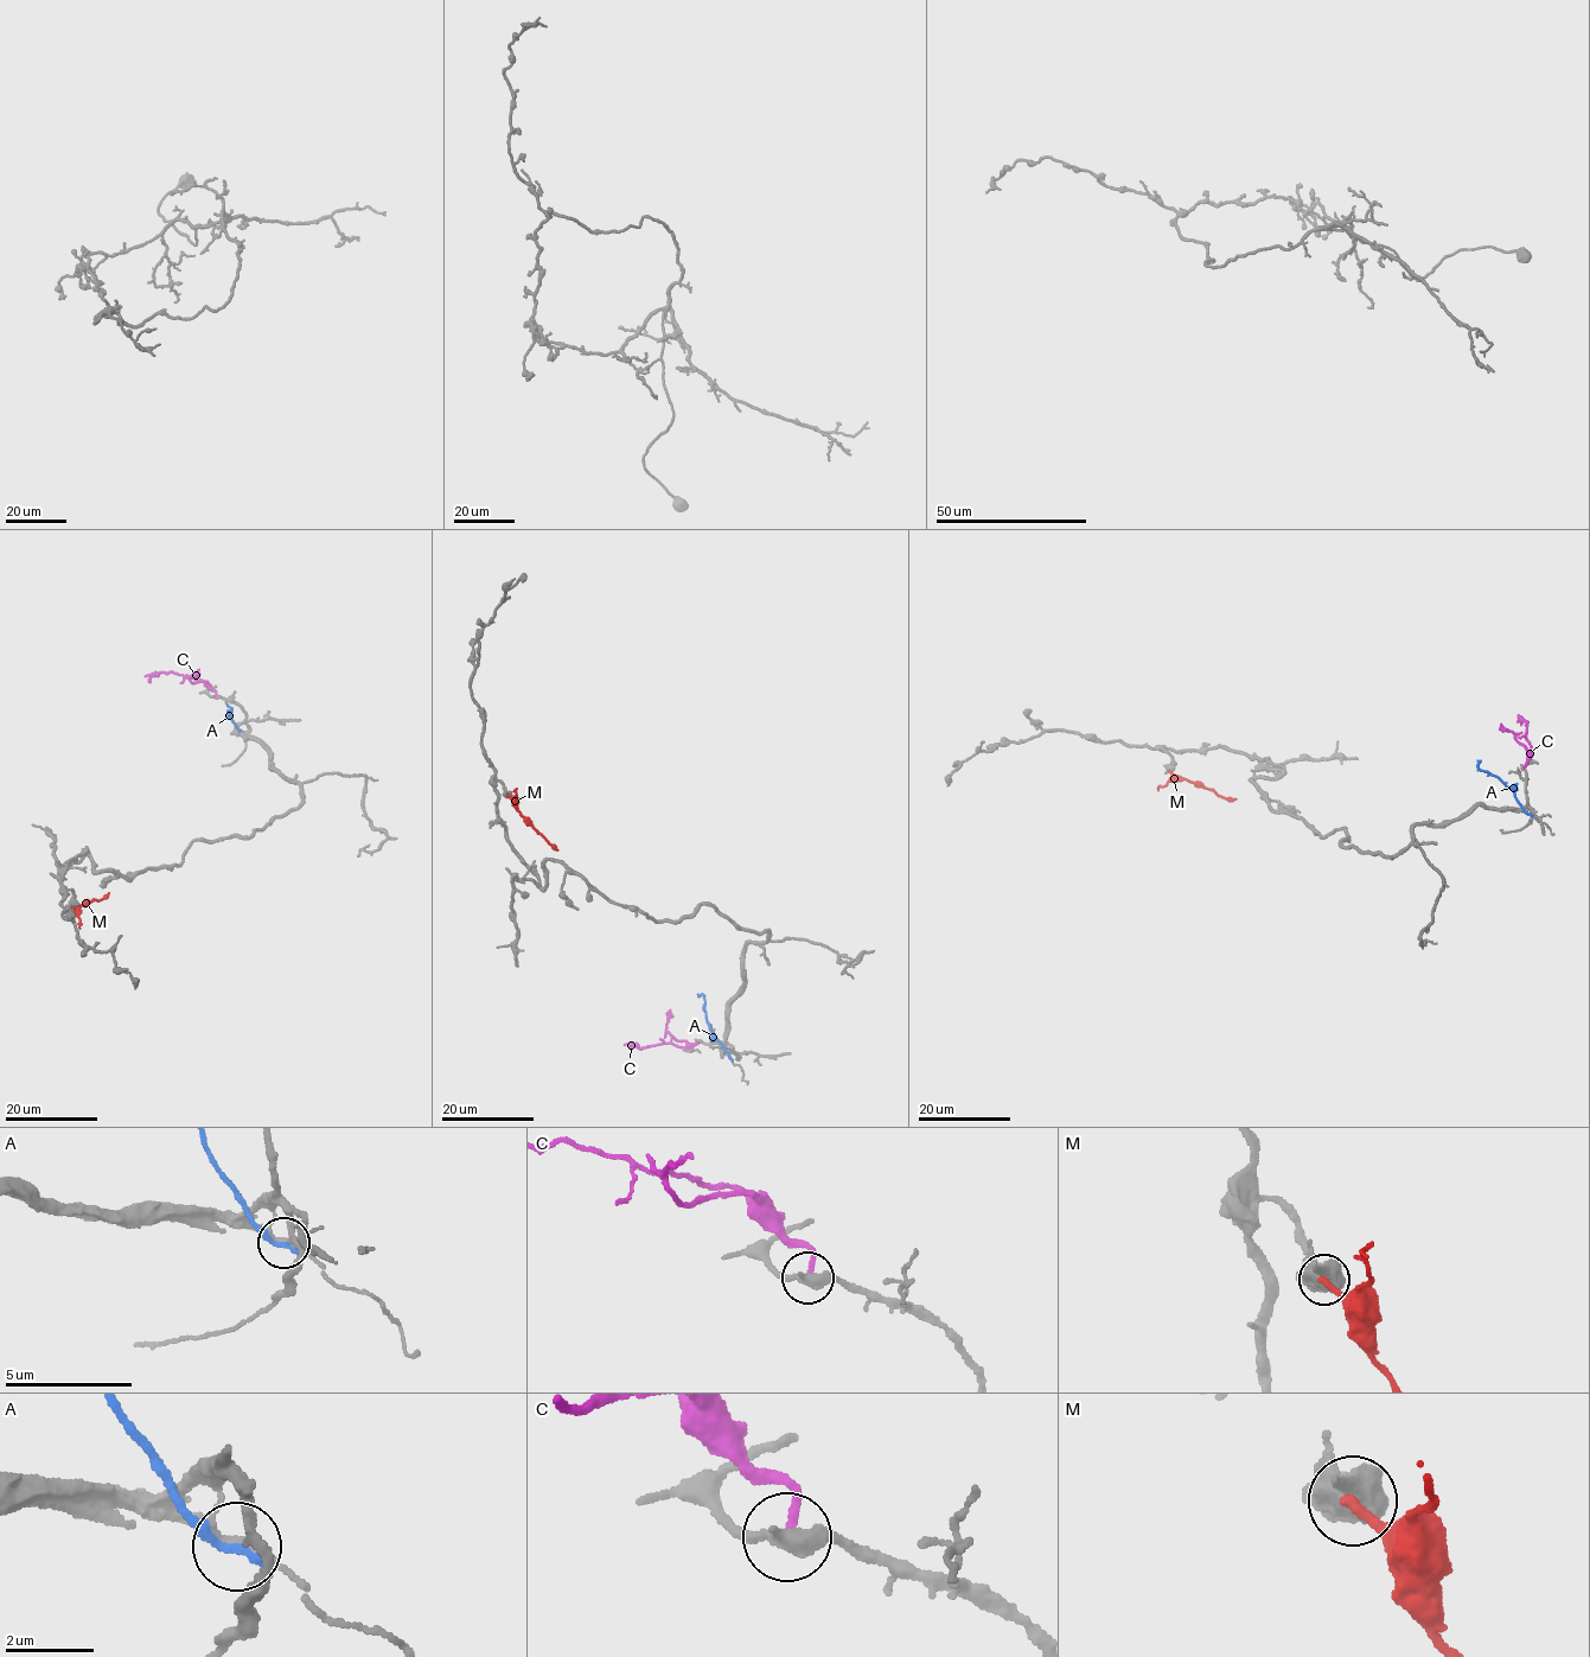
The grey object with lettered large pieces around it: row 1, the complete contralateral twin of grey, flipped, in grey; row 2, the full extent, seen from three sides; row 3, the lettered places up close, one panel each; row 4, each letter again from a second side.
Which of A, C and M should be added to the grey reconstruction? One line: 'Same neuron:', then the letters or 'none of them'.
Same neuron: none of them

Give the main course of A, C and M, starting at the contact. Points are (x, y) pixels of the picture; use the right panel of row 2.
A: (1528, 814), (1512, 789), (1479, 769), (1477, 760)
C: (1524, 768), (1532, 747), (1525, 735), (1526, 720), (1518, 715)
M: (1169, 771), (1213, 789), (1220, 797), (1236, 798)

